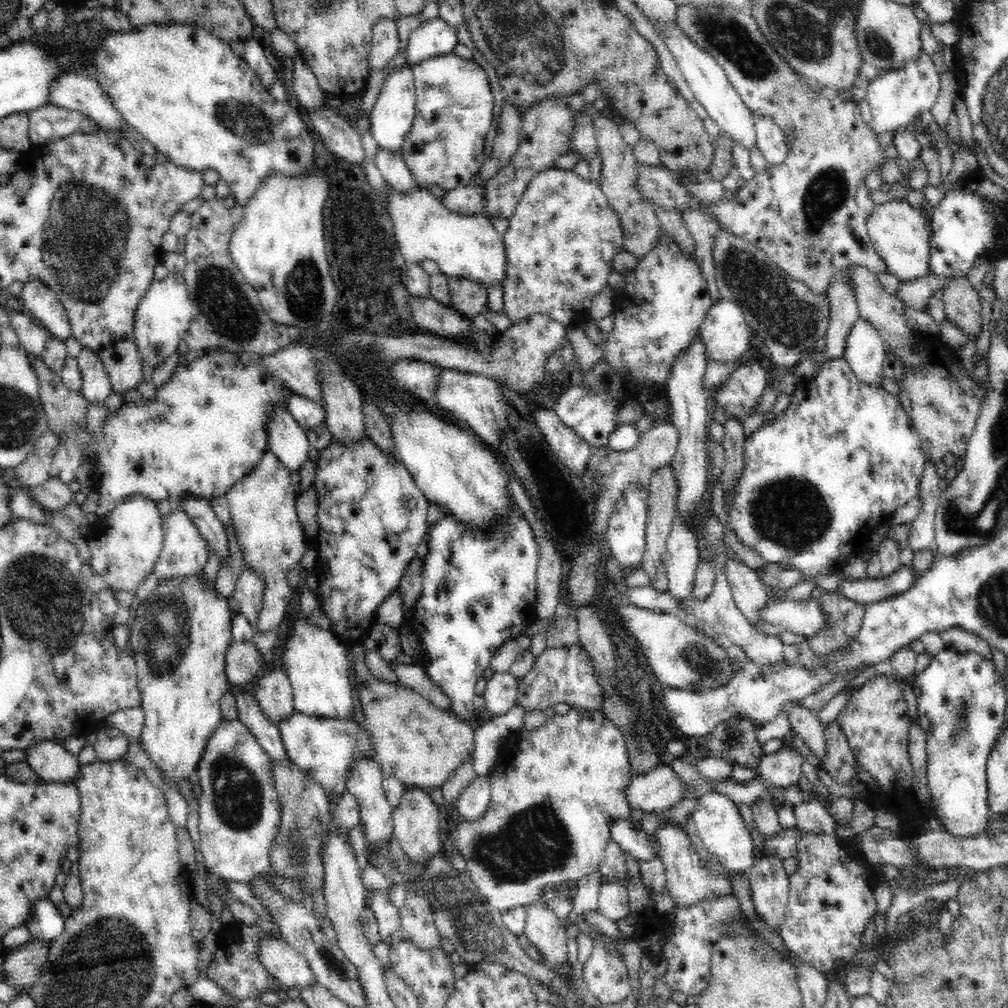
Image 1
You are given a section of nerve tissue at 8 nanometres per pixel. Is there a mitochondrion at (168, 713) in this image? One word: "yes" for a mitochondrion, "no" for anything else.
no

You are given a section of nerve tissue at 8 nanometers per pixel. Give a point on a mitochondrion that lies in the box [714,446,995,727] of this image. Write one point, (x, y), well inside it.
(788, 511)

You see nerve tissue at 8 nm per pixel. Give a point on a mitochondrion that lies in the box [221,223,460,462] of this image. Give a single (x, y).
(296, 282)

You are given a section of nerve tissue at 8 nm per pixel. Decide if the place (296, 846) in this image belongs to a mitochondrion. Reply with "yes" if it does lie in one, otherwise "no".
yes

